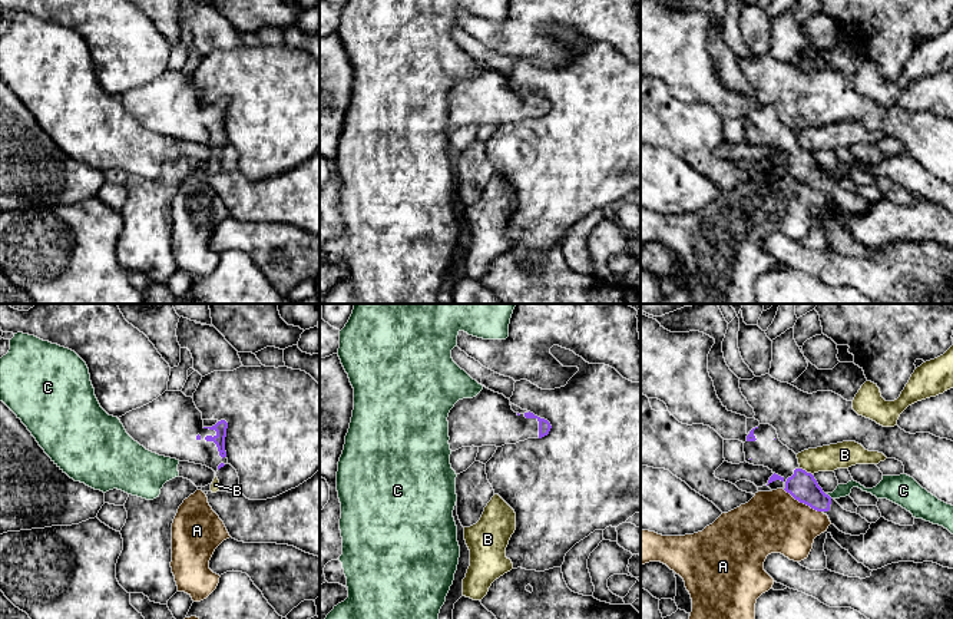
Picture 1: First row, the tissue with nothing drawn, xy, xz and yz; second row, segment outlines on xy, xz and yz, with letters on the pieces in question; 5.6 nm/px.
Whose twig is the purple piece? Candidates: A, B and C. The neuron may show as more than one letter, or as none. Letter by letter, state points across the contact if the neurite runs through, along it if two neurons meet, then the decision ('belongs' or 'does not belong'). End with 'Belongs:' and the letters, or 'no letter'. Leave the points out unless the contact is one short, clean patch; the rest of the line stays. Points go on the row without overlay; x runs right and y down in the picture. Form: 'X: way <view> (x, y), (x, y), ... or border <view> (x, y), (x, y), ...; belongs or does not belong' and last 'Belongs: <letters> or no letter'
A: border yz (783, 168), (800, 181), (821, 191); does not belong
B: border yz (800, 146), (811, 154); does not belong
C: border yz (824, 172), (831, 176); does not belong
Belongs: no letter

